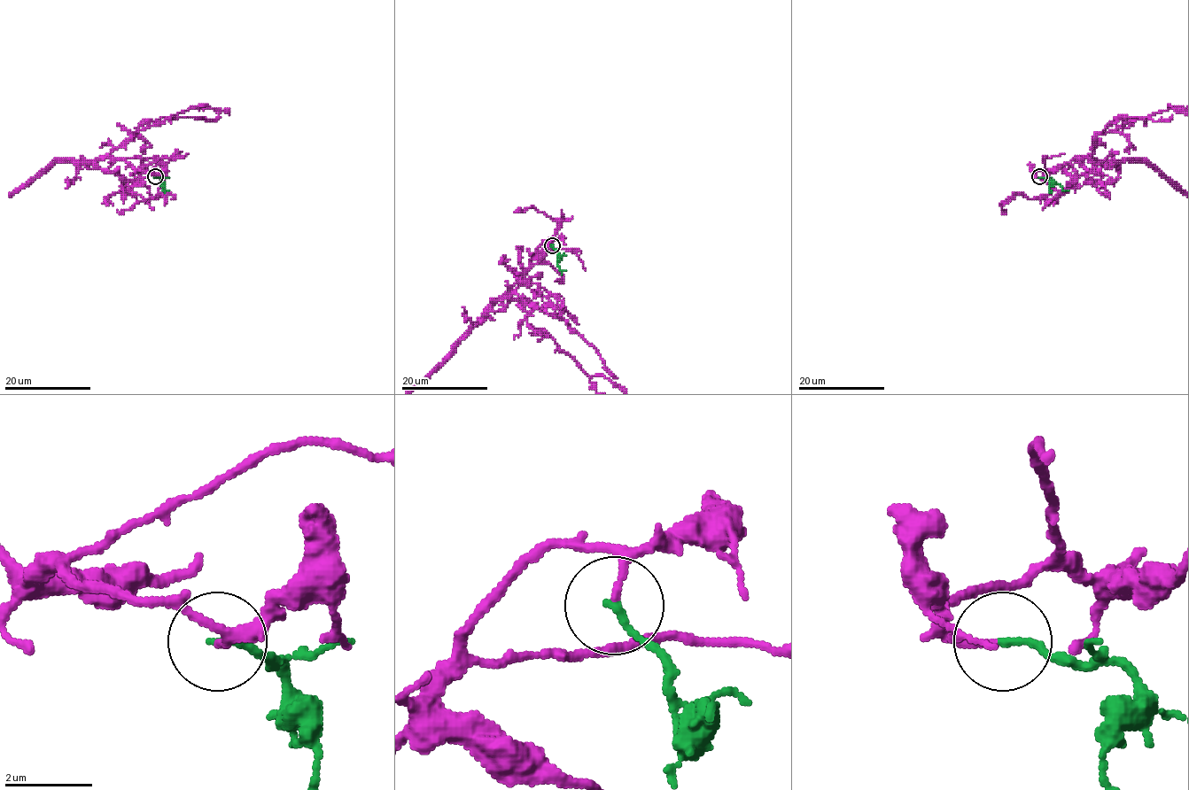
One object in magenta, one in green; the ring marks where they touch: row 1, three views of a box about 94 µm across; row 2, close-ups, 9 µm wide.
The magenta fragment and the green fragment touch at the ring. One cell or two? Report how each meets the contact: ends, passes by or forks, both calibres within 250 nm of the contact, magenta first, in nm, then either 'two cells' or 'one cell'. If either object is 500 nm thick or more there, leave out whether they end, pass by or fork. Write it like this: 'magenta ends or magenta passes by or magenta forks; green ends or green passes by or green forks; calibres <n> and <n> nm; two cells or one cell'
magenta ends; green ends; calibres 170 and 170 nm; one cell

